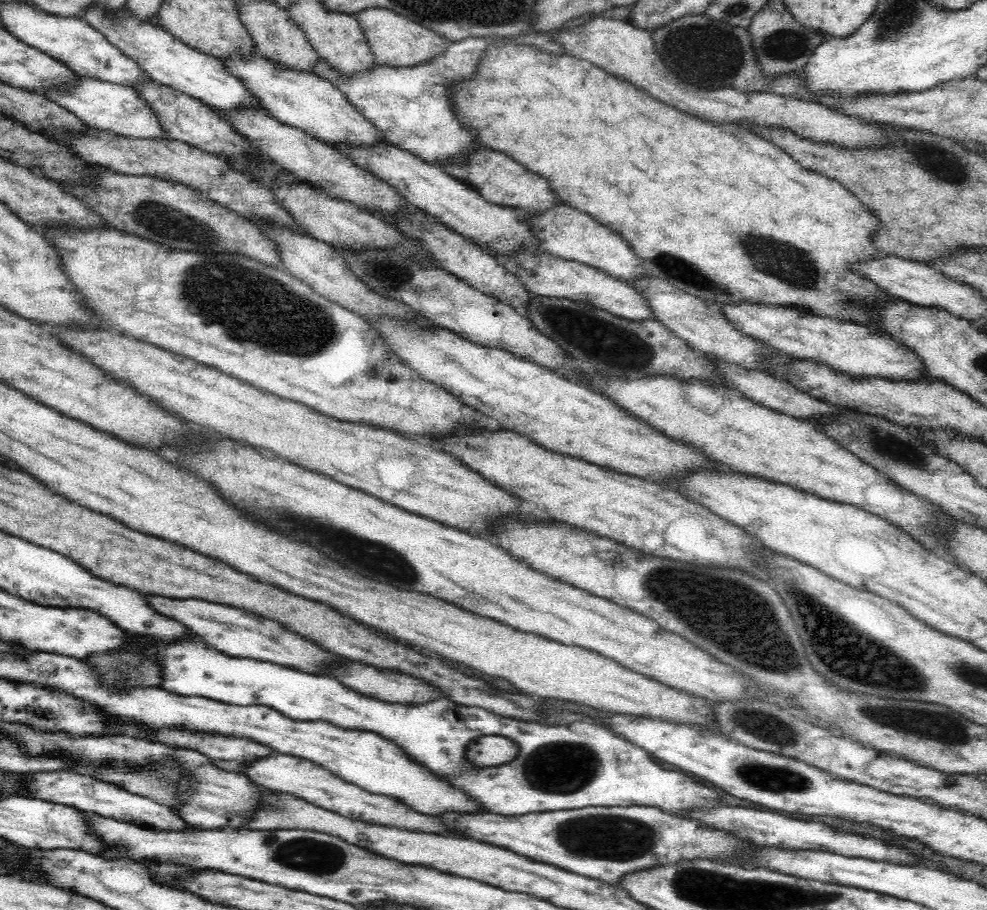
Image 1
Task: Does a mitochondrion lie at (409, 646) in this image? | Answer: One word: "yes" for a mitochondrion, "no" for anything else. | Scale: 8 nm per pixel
no

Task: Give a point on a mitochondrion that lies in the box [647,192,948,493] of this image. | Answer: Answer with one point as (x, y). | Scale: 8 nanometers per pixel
(906, 453)

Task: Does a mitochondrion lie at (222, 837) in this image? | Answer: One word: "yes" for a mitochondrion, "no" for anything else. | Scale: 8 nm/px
no

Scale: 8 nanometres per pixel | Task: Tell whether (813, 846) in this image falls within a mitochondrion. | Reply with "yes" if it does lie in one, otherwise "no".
no

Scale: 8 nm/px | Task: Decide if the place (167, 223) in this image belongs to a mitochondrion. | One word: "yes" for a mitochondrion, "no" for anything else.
yes

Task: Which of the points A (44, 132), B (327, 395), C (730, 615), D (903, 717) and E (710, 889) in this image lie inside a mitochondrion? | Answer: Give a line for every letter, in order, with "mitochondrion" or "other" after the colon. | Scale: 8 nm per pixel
A: other
B: other
C: mitochondrion
D: mitochondrion
E: mitochondrion

